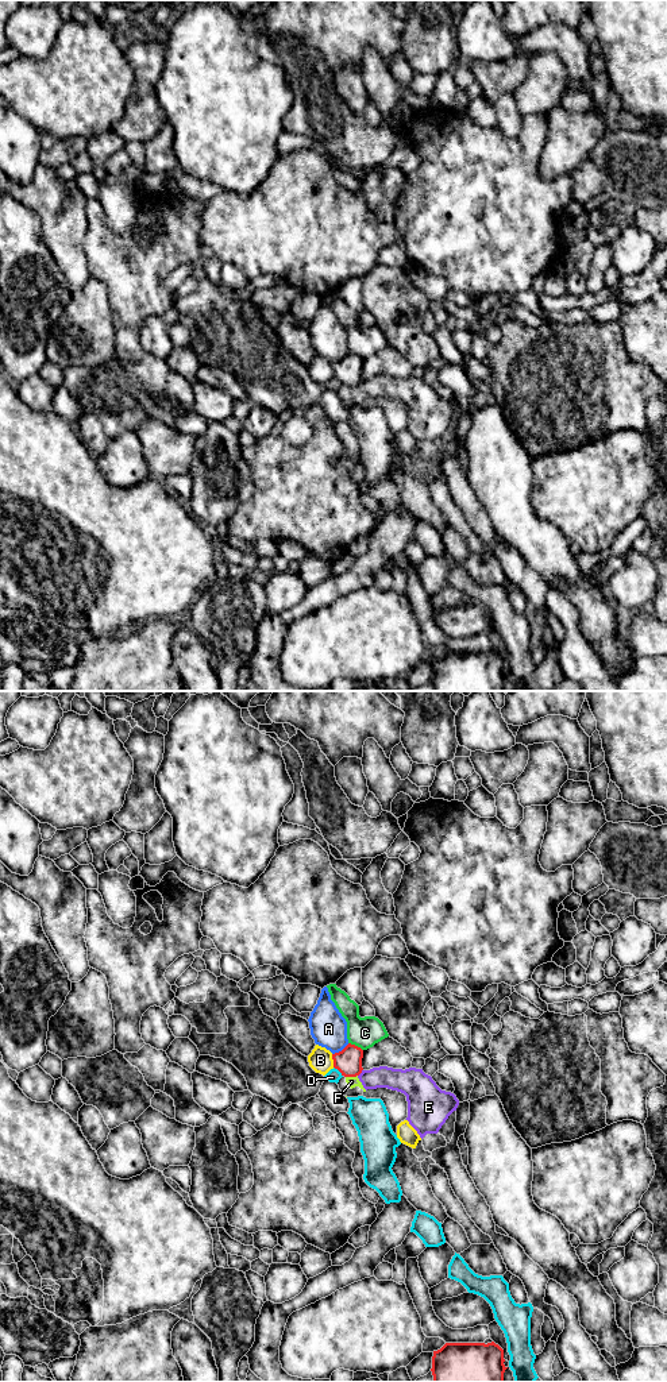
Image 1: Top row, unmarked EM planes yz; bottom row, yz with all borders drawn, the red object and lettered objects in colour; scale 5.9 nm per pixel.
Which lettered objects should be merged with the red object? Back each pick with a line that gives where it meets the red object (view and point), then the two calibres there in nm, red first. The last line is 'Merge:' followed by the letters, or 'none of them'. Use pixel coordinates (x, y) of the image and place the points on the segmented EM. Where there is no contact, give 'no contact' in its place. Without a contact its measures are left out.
Merge: none of them

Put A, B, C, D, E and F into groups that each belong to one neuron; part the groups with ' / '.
A / B / C / D / E F

